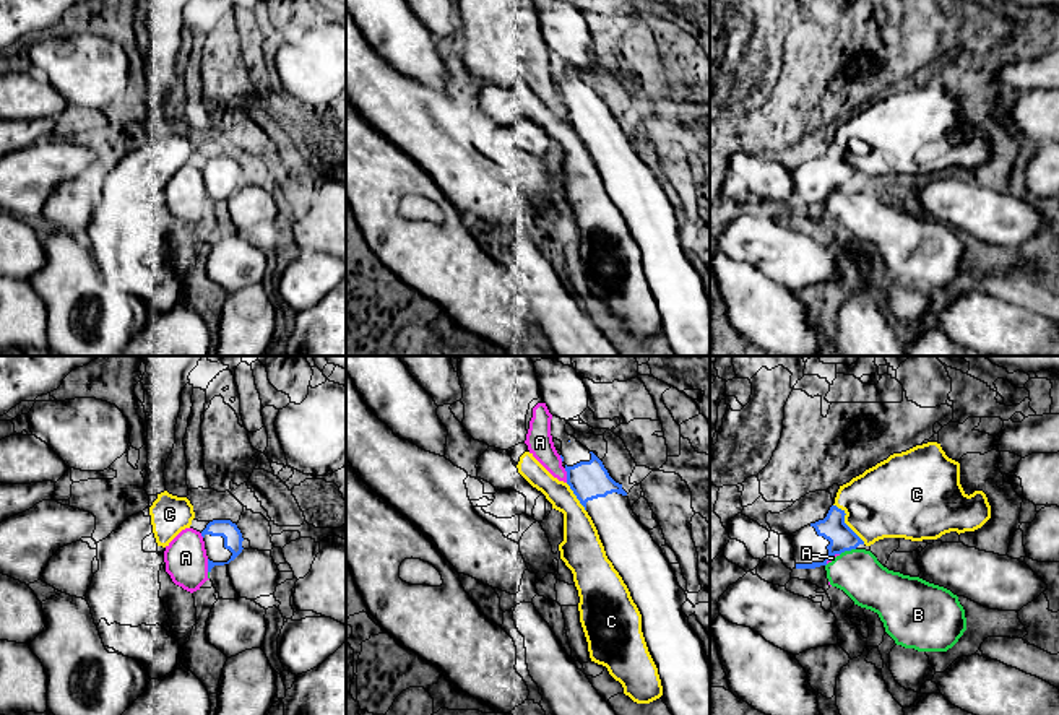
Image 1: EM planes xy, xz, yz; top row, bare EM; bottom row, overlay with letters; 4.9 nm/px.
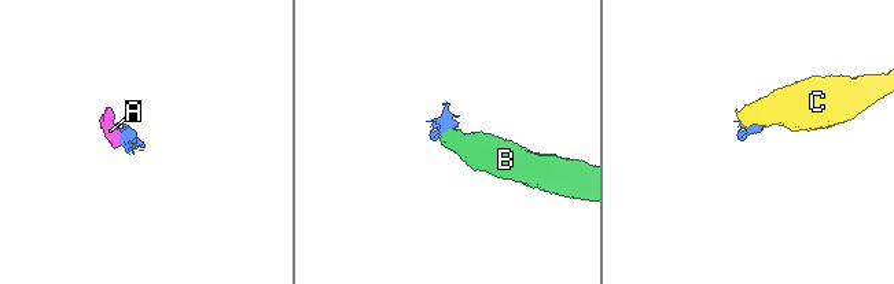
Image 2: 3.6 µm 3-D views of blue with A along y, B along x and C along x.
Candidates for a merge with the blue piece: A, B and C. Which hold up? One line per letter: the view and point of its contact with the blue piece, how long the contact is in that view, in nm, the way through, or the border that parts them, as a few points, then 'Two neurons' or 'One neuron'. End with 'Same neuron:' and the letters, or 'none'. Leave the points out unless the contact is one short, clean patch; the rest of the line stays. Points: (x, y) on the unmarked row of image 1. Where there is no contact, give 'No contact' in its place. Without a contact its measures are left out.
A: Touches blue at xz (567, 111). Shared border 70 nm. Boundary: xz (564, 104), (567, 117). Two neurons
B: Touches blue at yz (847, 186). Shared border 90 nm. Boundary: yz (855, 184), (845, 186), (840, 190). Two neurons
C: Touches blue at yz (845, 160). Shared border 260 nm. Boundary: yz (834, 140), (845, 150), (845, 160), (864, 179). Two neurons
Same neuron: none

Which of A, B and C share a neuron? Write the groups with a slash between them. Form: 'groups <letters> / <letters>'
groups A B / C

